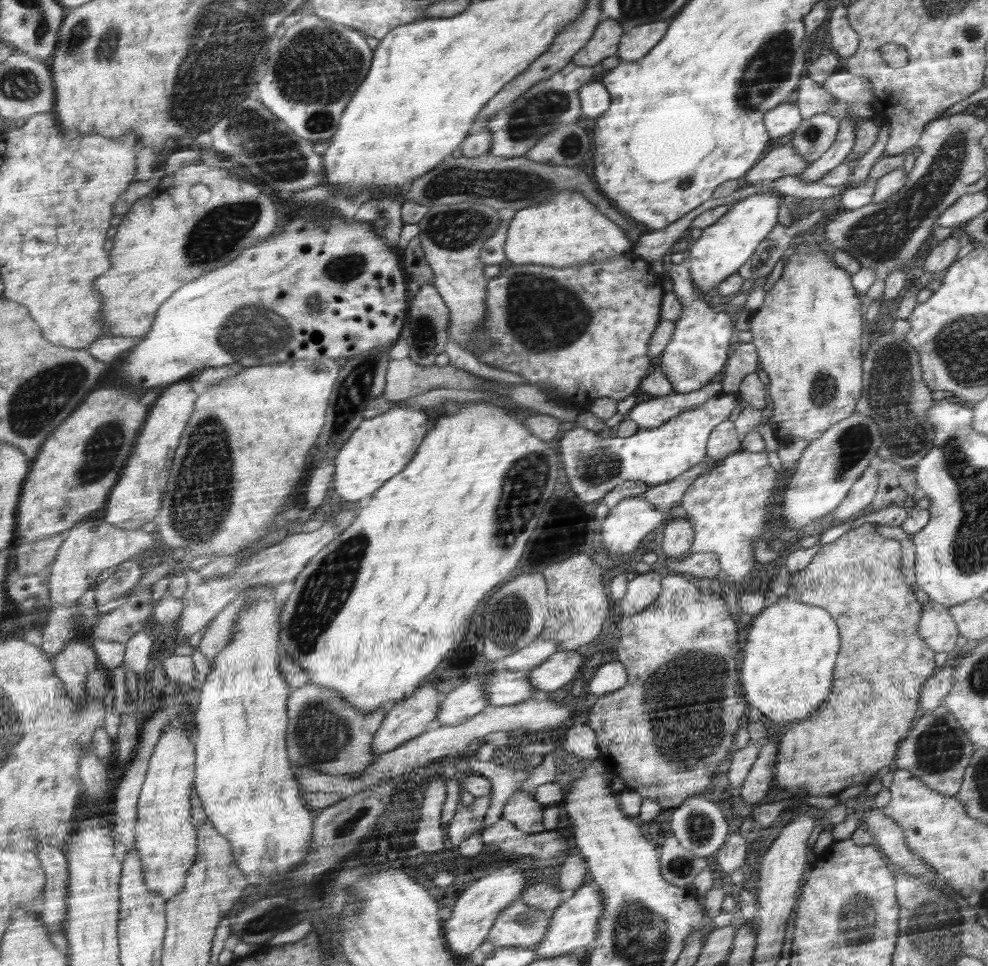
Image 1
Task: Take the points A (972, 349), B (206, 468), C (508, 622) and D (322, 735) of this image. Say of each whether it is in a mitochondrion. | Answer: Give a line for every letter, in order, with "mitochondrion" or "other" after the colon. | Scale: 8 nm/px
A: mitochondrion
B: mitochondrion
C: mitochondrion
D: mitochondrion

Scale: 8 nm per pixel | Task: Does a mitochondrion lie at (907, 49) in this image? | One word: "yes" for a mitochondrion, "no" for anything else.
no

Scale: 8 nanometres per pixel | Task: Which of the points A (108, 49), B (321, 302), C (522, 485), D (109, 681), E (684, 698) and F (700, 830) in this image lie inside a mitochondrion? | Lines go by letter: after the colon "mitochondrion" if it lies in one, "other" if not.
A: mitochondrion
B: other
C: mitochondrion
D: other
E: mitochondrion
F: mitochondrion

